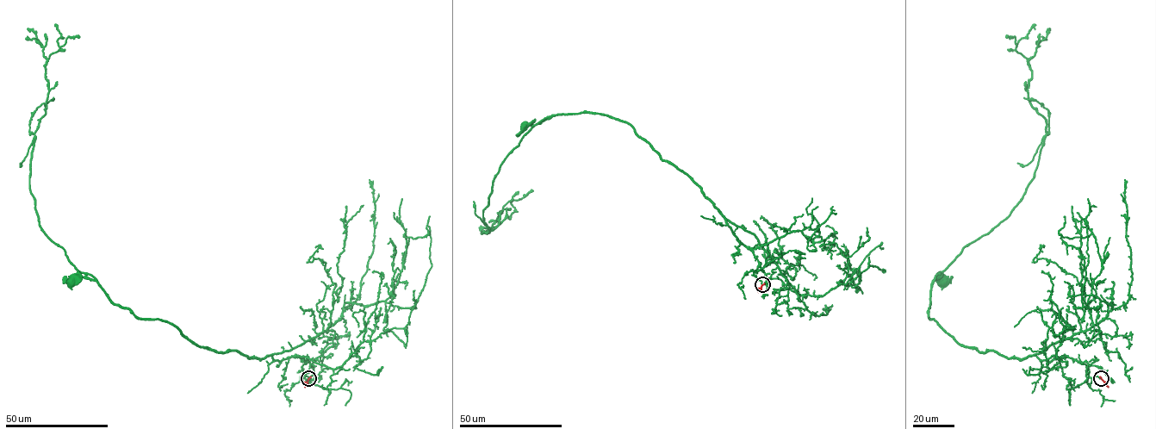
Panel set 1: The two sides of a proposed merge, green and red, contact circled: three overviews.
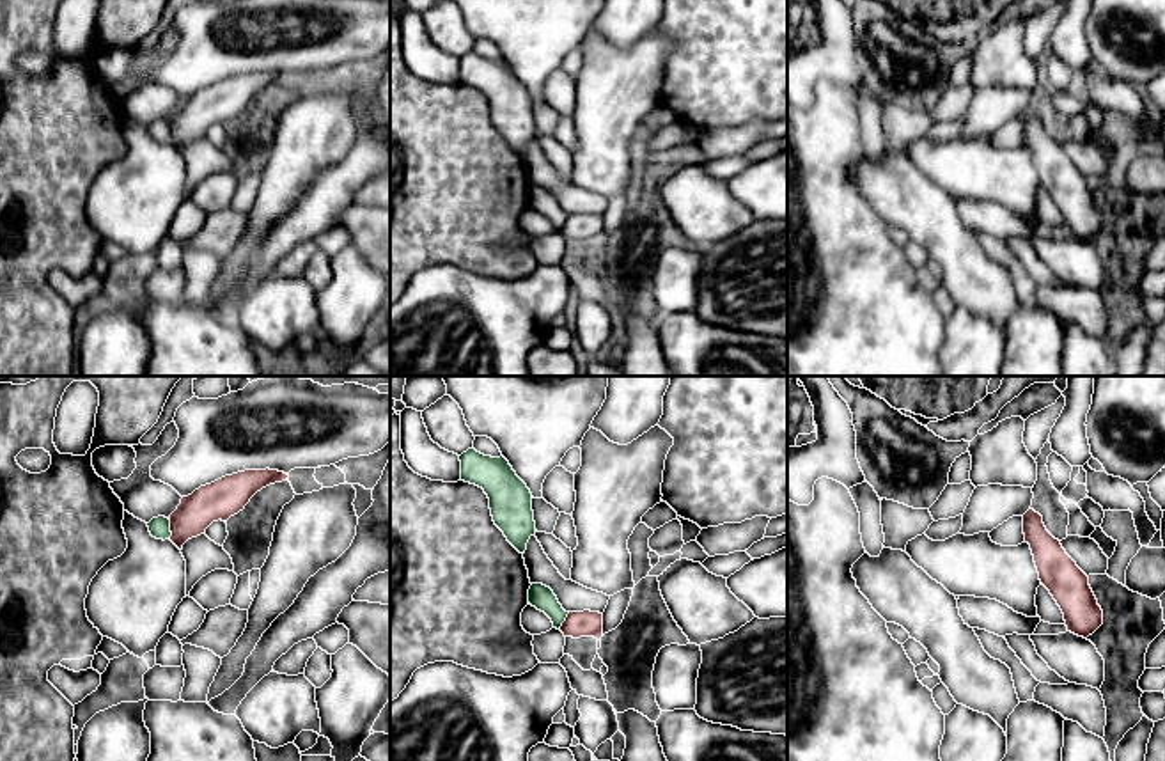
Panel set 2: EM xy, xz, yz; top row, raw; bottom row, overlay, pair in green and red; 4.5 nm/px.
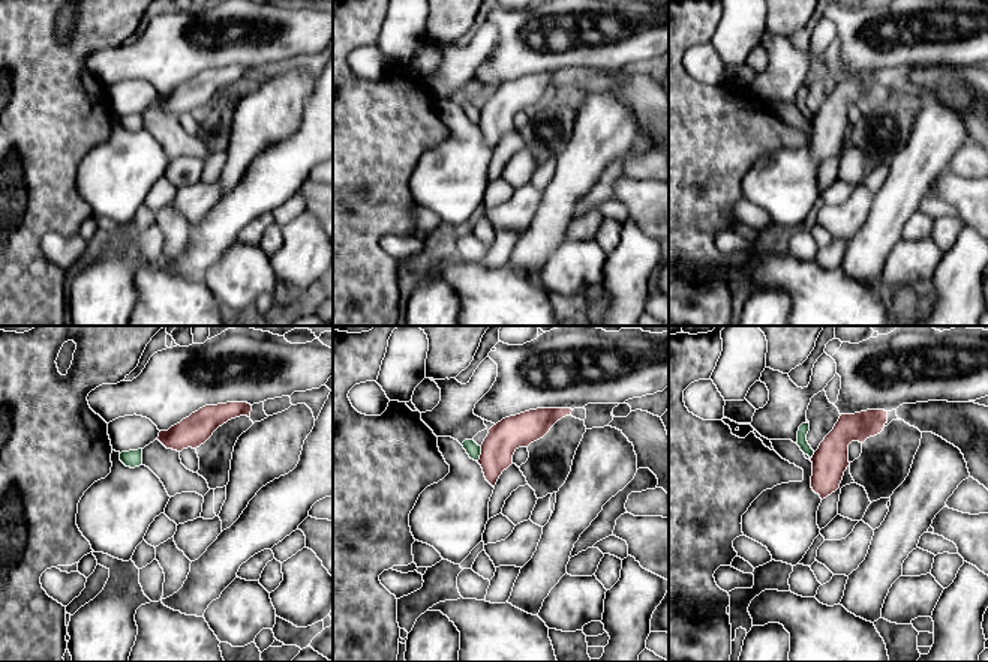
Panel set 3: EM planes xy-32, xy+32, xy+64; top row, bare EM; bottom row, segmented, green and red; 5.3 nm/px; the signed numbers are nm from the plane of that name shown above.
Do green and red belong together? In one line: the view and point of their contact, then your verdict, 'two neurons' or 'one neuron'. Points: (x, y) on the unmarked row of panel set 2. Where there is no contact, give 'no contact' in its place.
meets green in xy at (169, 132); two neurons

